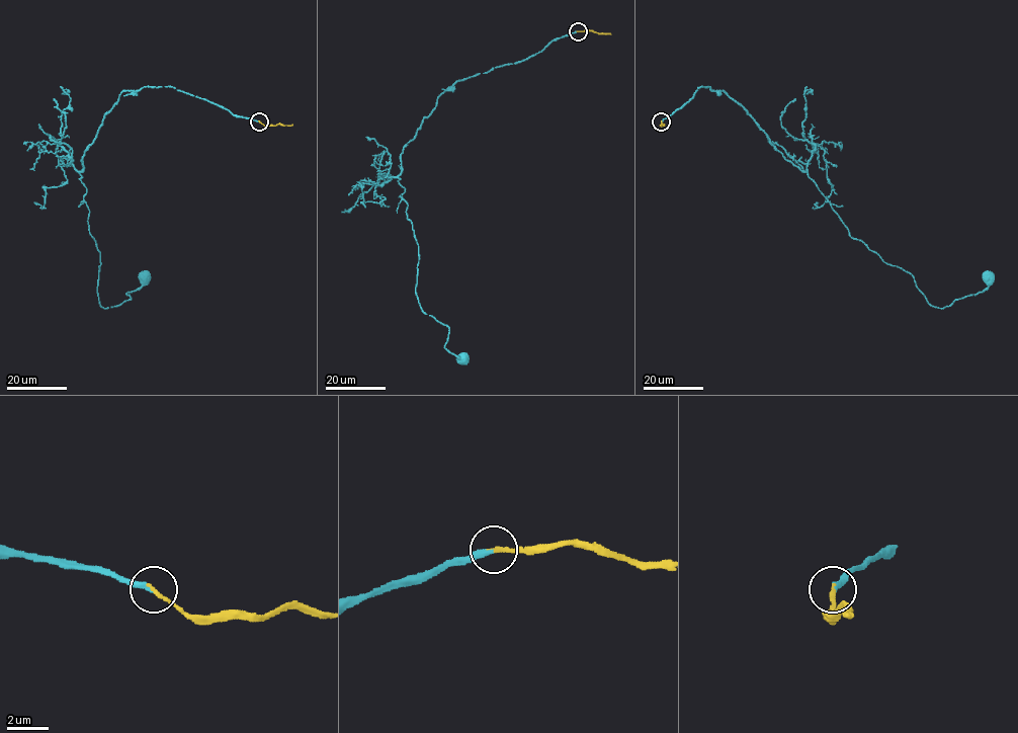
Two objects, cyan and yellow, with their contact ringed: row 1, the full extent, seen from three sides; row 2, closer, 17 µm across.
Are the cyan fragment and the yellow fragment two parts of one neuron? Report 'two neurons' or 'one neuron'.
one neuron

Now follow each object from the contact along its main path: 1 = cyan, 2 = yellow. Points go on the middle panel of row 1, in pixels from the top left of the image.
1: (577, 30), (448, 86), (404, 147), (398, 177), (418, 245), (416, 294), (449, 329), (444, 347), (462, 359)
2: (577, 30), (611, 34)

